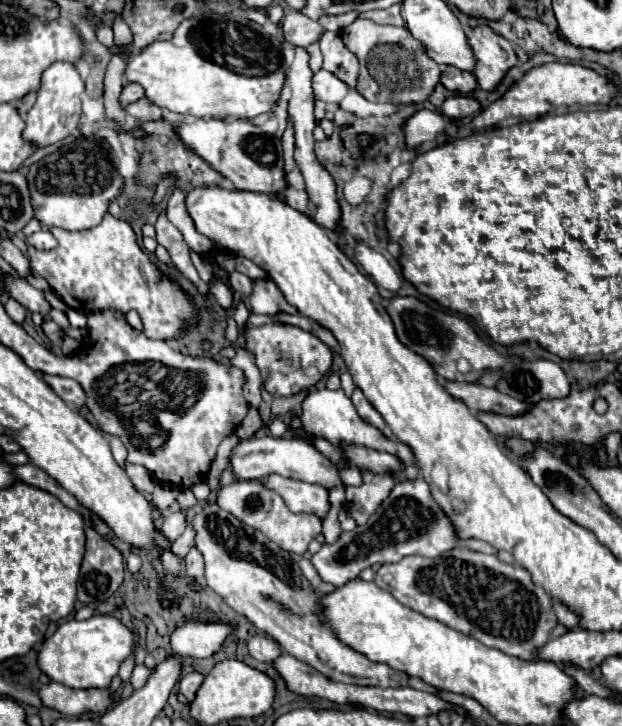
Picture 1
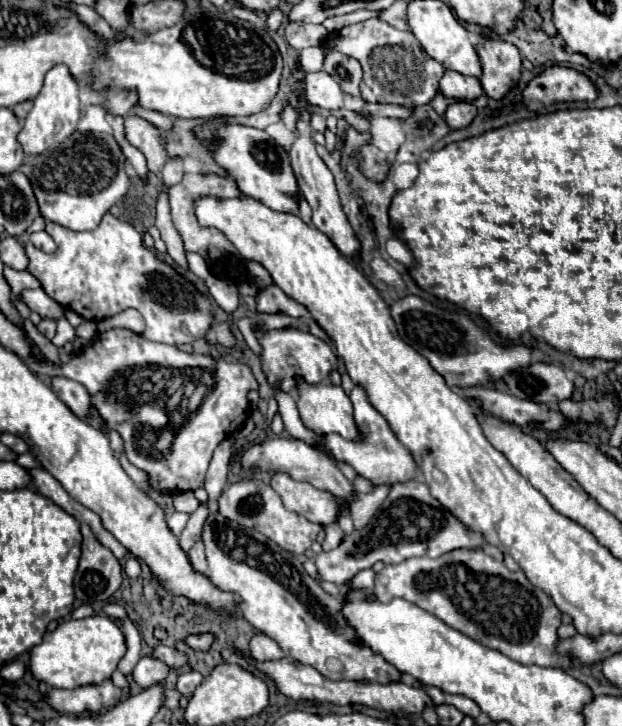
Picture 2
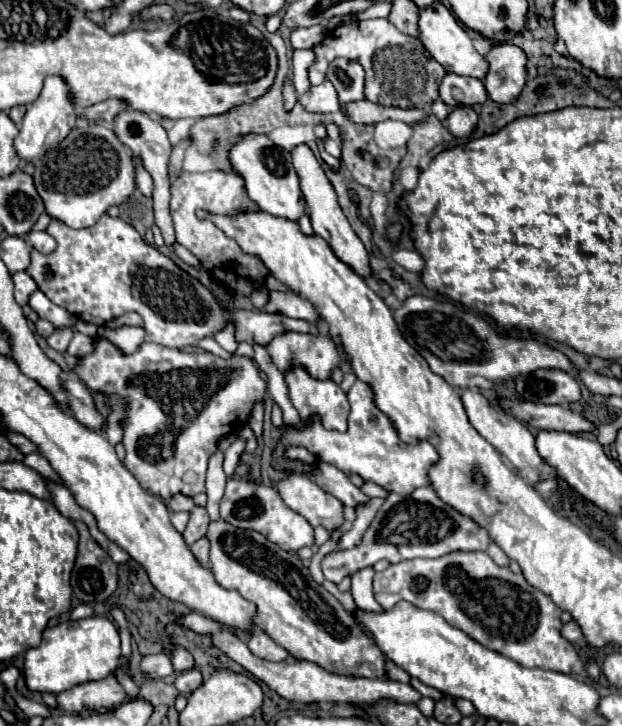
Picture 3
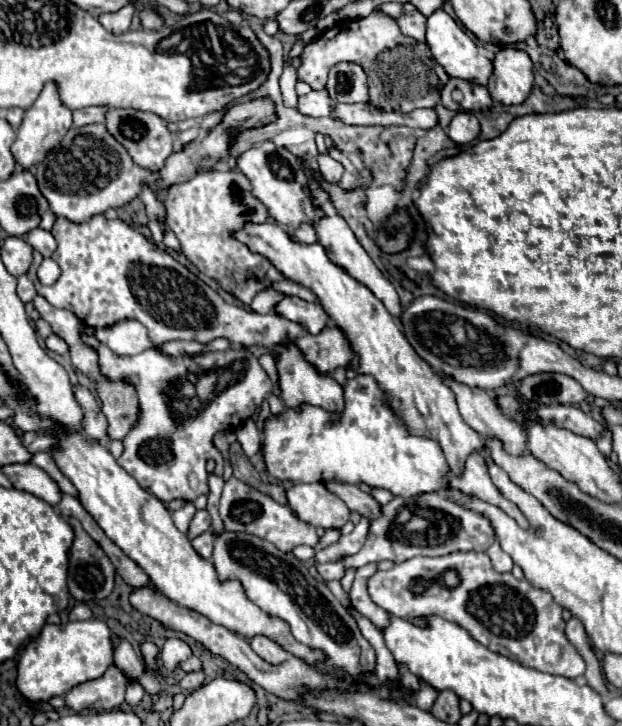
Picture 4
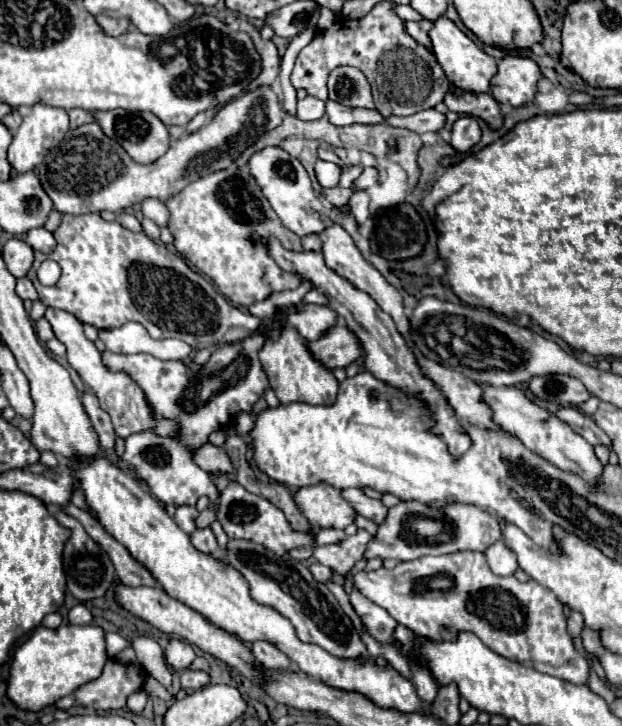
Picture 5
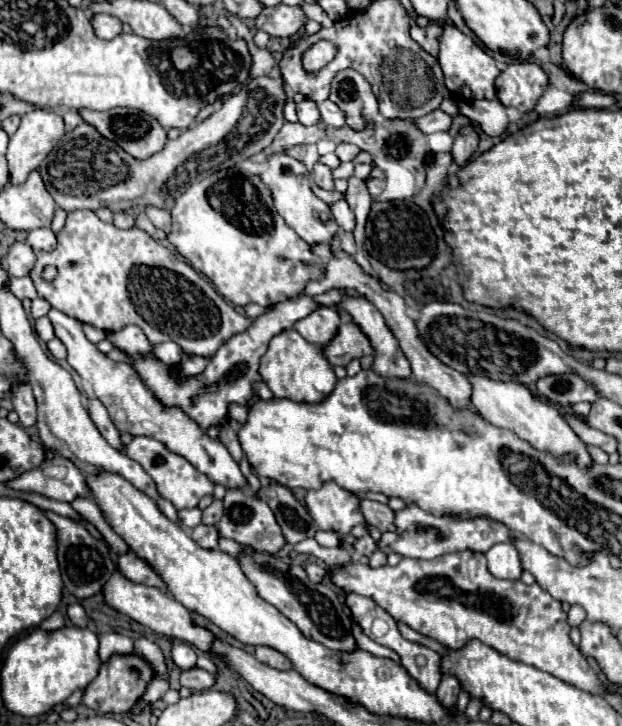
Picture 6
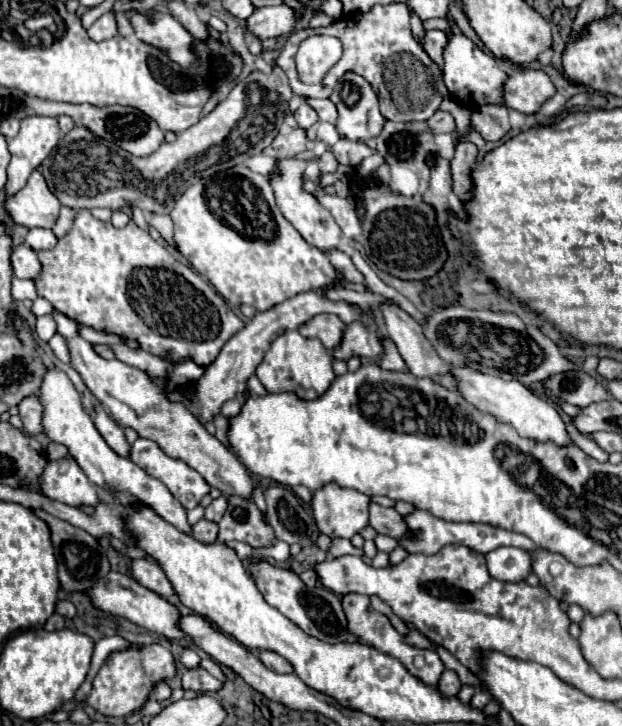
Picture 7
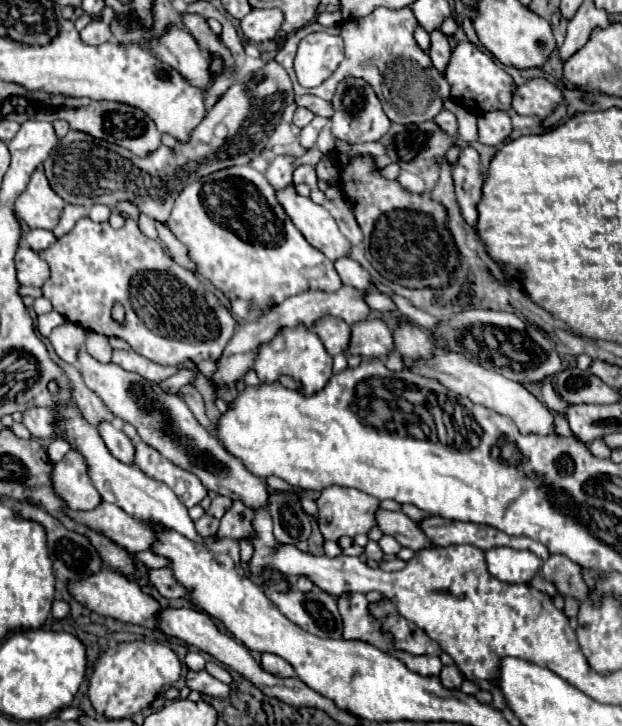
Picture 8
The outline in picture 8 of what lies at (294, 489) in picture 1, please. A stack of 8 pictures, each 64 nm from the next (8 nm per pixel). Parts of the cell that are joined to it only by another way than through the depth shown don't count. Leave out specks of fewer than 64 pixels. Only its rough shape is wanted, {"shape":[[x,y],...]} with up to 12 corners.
{"shape":[[354,488],[320,492],[326,540],[368,534],[380,500]]}

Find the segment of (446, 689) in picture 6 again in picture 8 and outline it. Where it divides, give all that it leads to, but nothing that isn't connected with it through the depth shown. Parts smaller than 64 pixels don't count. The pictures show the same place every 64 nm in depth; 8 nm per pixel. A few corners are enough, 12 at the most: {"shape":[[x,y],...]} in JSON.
{"shape":[[444,666],[440,680],[446,688],[460,688],[464,676],[456,666]]}

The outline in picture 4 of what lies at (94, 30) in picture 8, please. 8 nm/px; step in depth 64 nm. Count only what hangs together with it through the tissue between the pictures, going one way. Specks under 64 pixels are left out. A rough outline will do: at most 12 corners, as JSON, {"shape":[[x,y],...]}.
{"shape":[[124,6],[98,20],[108,32],[124,34],[130,28],[134,6]]}

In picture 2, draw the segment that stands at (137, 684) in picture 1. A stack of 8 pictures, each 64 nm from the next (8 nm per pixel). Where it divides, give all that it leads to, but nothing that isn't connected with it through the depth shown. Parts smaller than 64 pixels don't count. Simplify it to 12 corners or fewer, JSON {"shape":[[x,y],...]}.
{"shape":[[142,656],[134,680],[142,688],[162,682],[170,668],[154,656]]}

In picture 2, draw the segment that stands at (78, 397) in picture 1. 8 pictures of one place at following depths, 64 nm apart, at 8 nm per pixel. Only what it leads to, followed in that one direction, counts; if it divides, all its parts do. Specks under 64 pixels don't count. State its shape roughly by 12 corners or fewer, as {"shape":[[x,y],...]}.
{"shape":[[52,378],[52,388],[78,418],[90,418],[88,390],[70,378]]}

